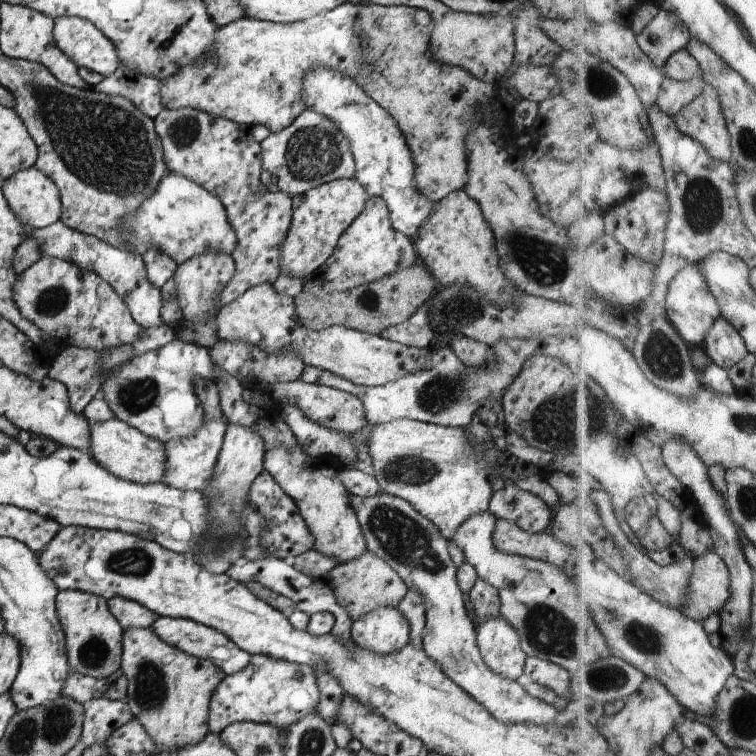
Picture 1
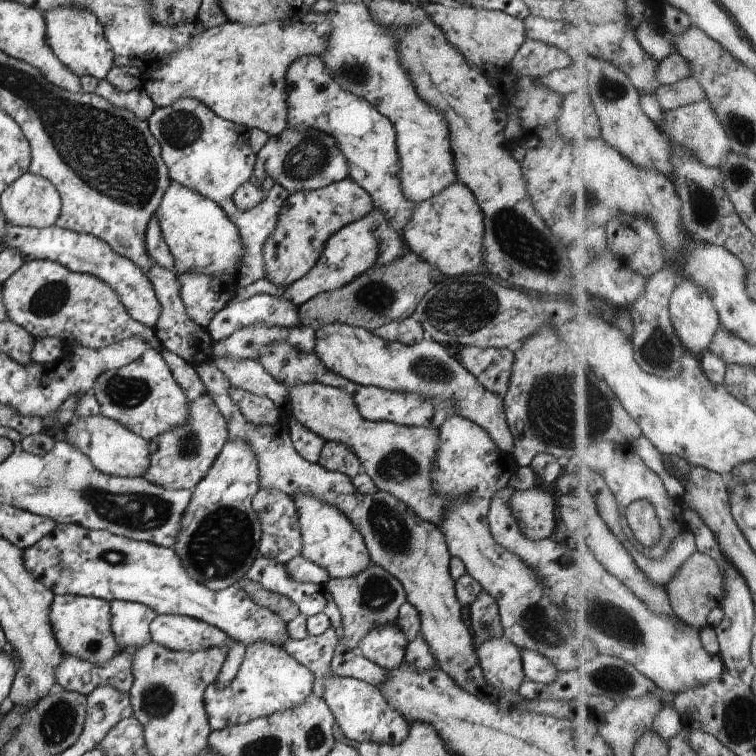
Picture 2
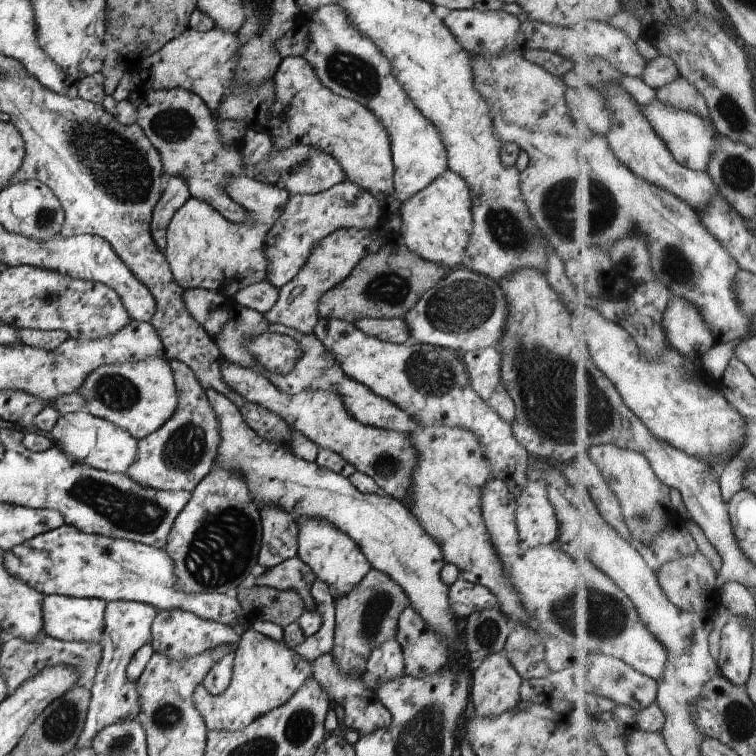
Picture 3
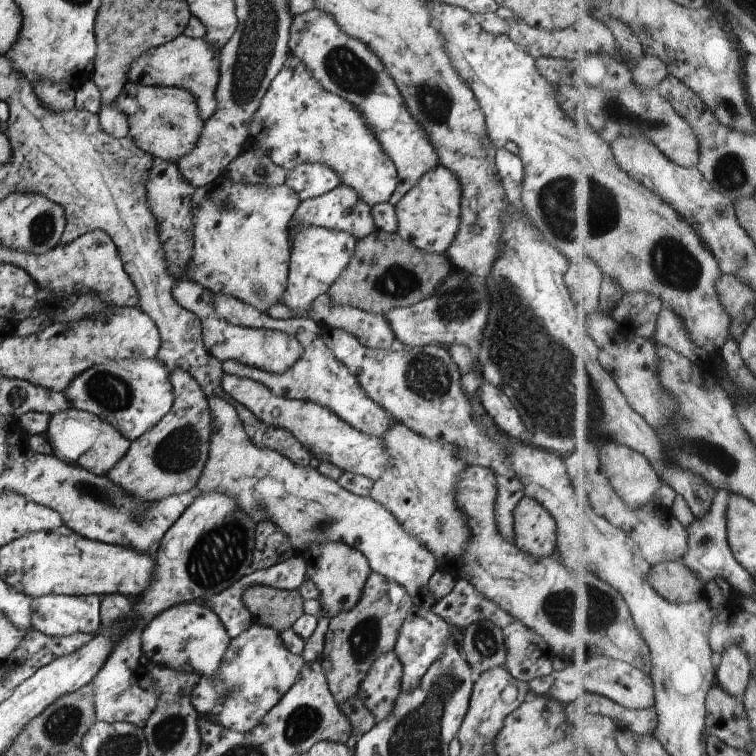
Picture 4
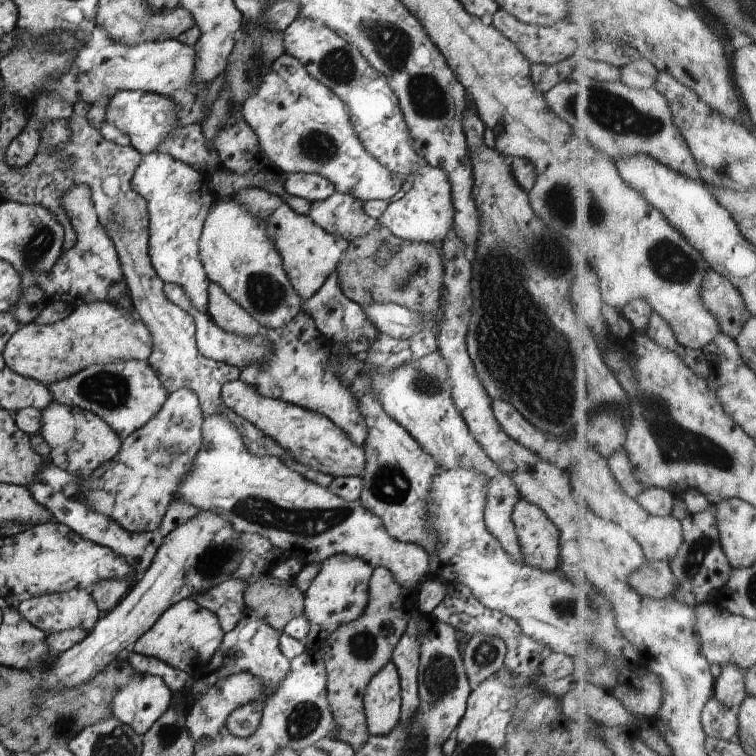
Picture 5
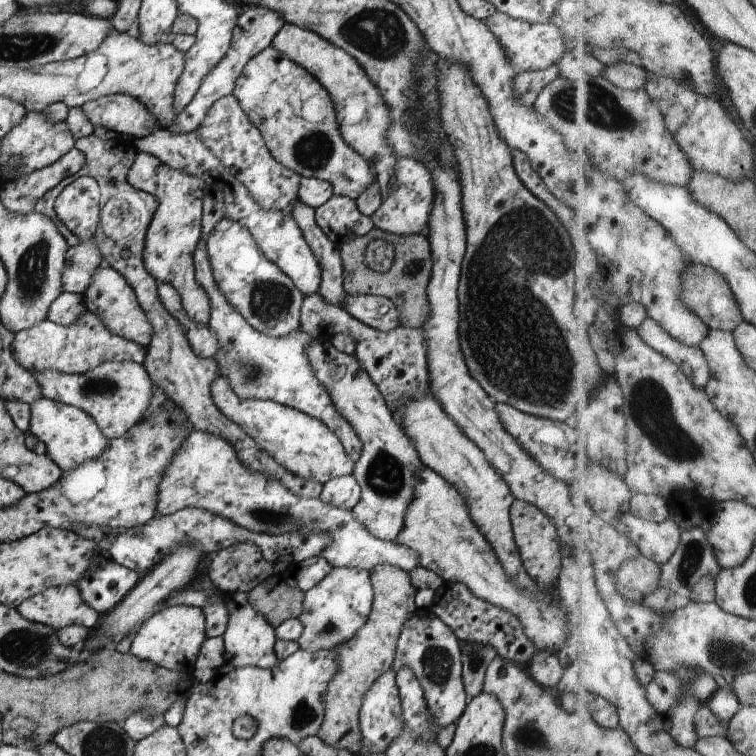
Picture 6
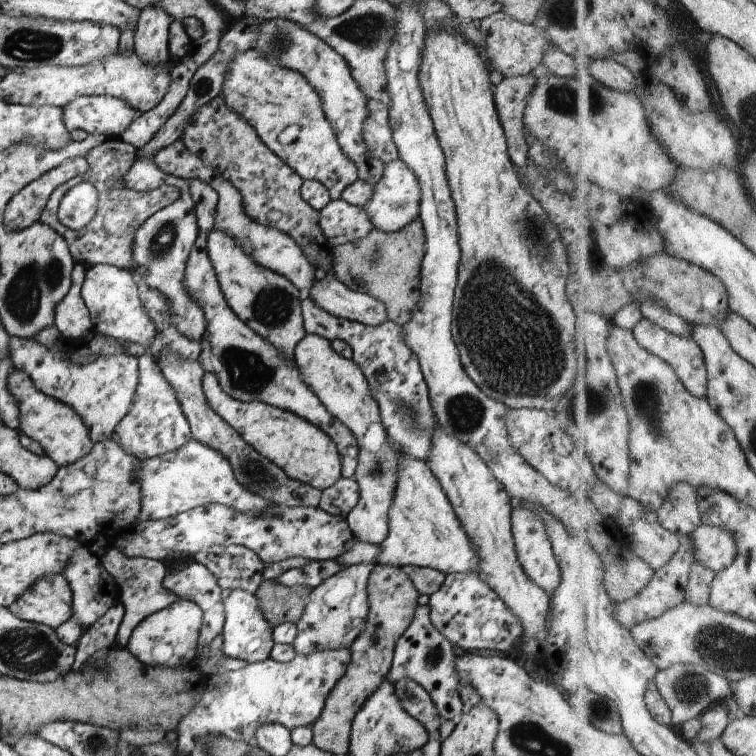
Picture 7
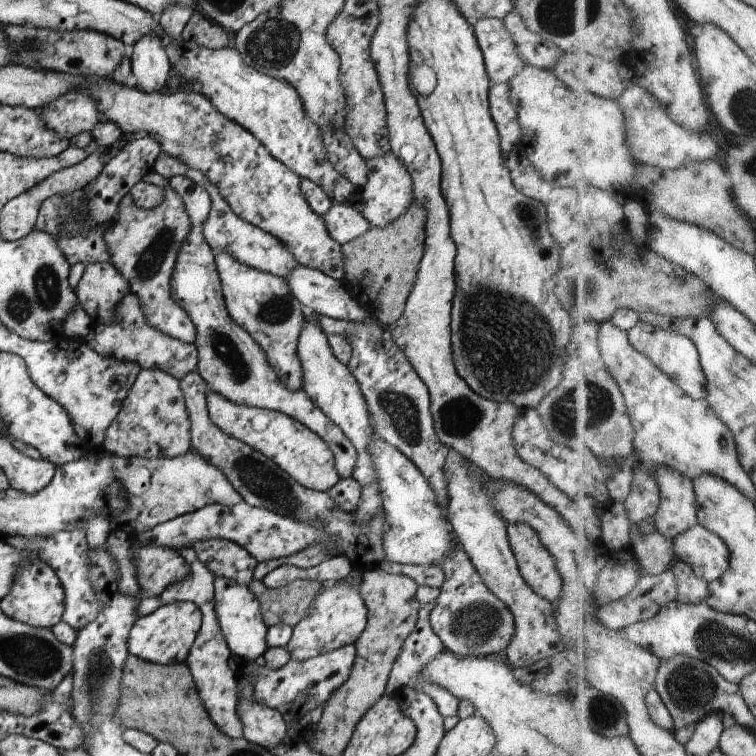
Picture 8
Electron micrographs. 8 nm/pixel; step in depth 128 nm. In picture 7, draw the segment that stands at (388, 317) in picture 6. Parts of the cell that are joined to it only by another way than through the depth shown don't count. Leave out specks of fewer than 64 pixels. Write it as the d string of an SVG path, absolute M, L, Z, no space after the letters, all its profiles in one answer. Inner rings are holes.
M328 272L324 279L316 278L314 287L308 290L307 293L304 293L304 297L310 298L320 308L330 312L330 314L337 318L349 319L350 321L373 326L379 326L389 321L387 318L387 308L380 300L347 288L333 276L332 272Z

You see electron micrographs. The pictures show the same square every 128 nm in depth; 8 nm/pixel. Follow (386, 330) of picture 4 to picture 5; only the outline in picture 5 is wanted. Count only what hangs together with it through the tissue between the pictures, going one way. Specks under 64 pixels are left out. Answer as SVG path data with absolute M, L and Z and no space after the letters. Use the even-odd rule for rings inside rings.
M336 272L324 282L312 298L302 302L301 311L314 320L315 326L331 344L336 342L345 345L350 354L363 356L371 348L371 343L379 338L380 332L370 323L363 308L340 292Z

